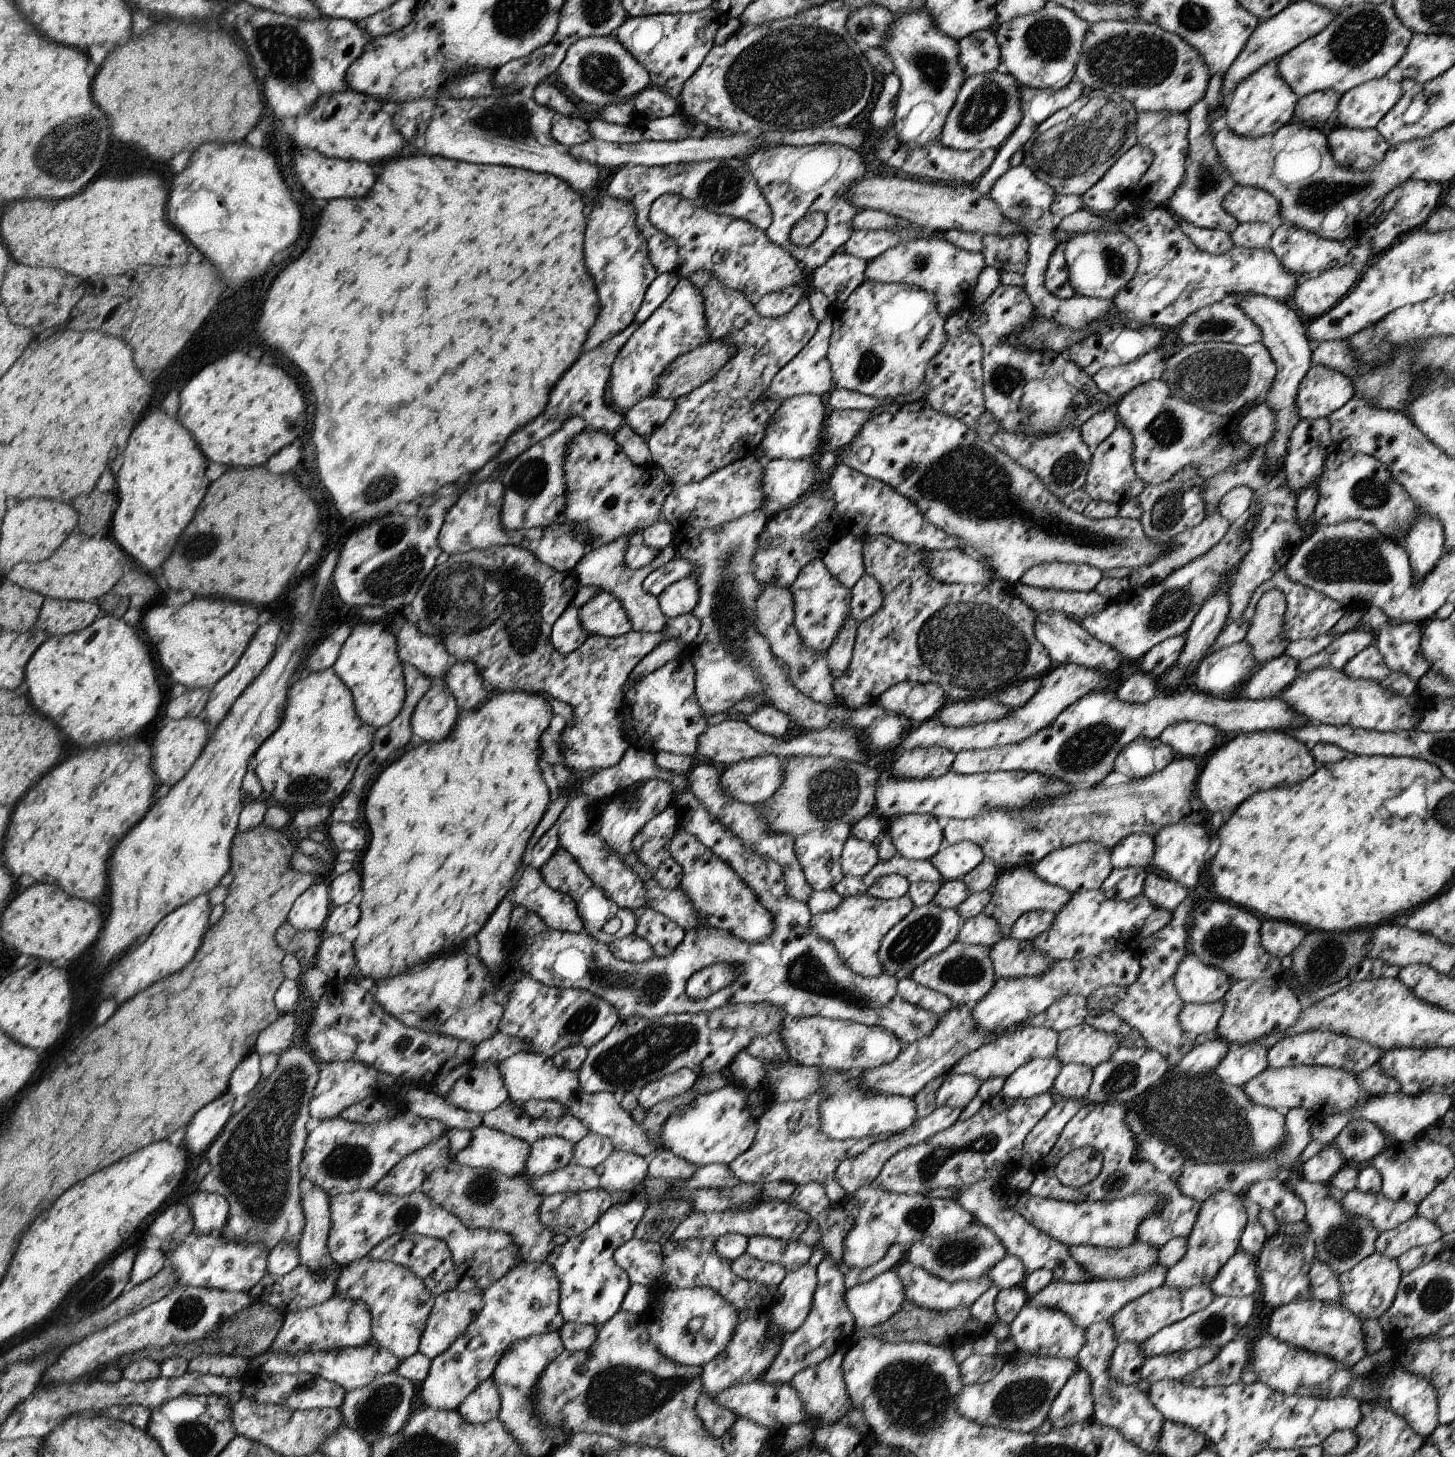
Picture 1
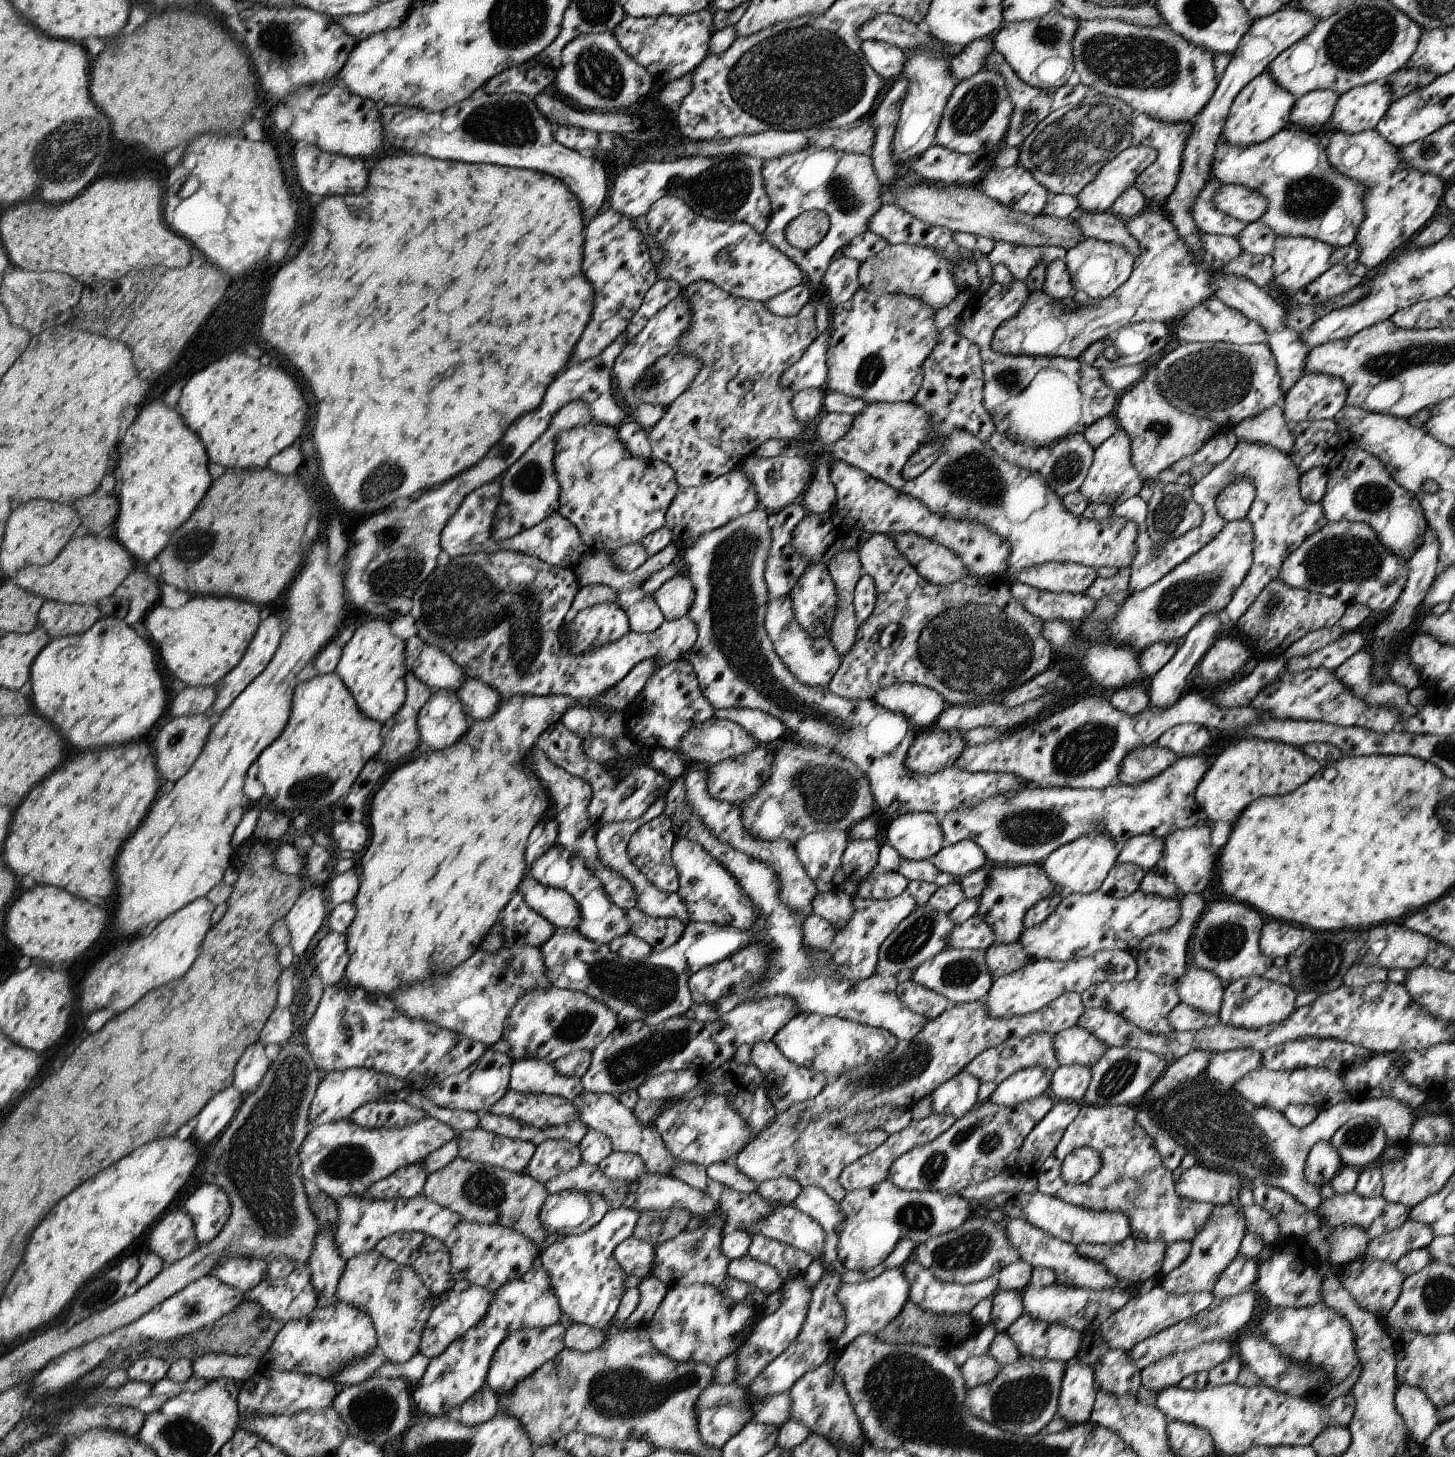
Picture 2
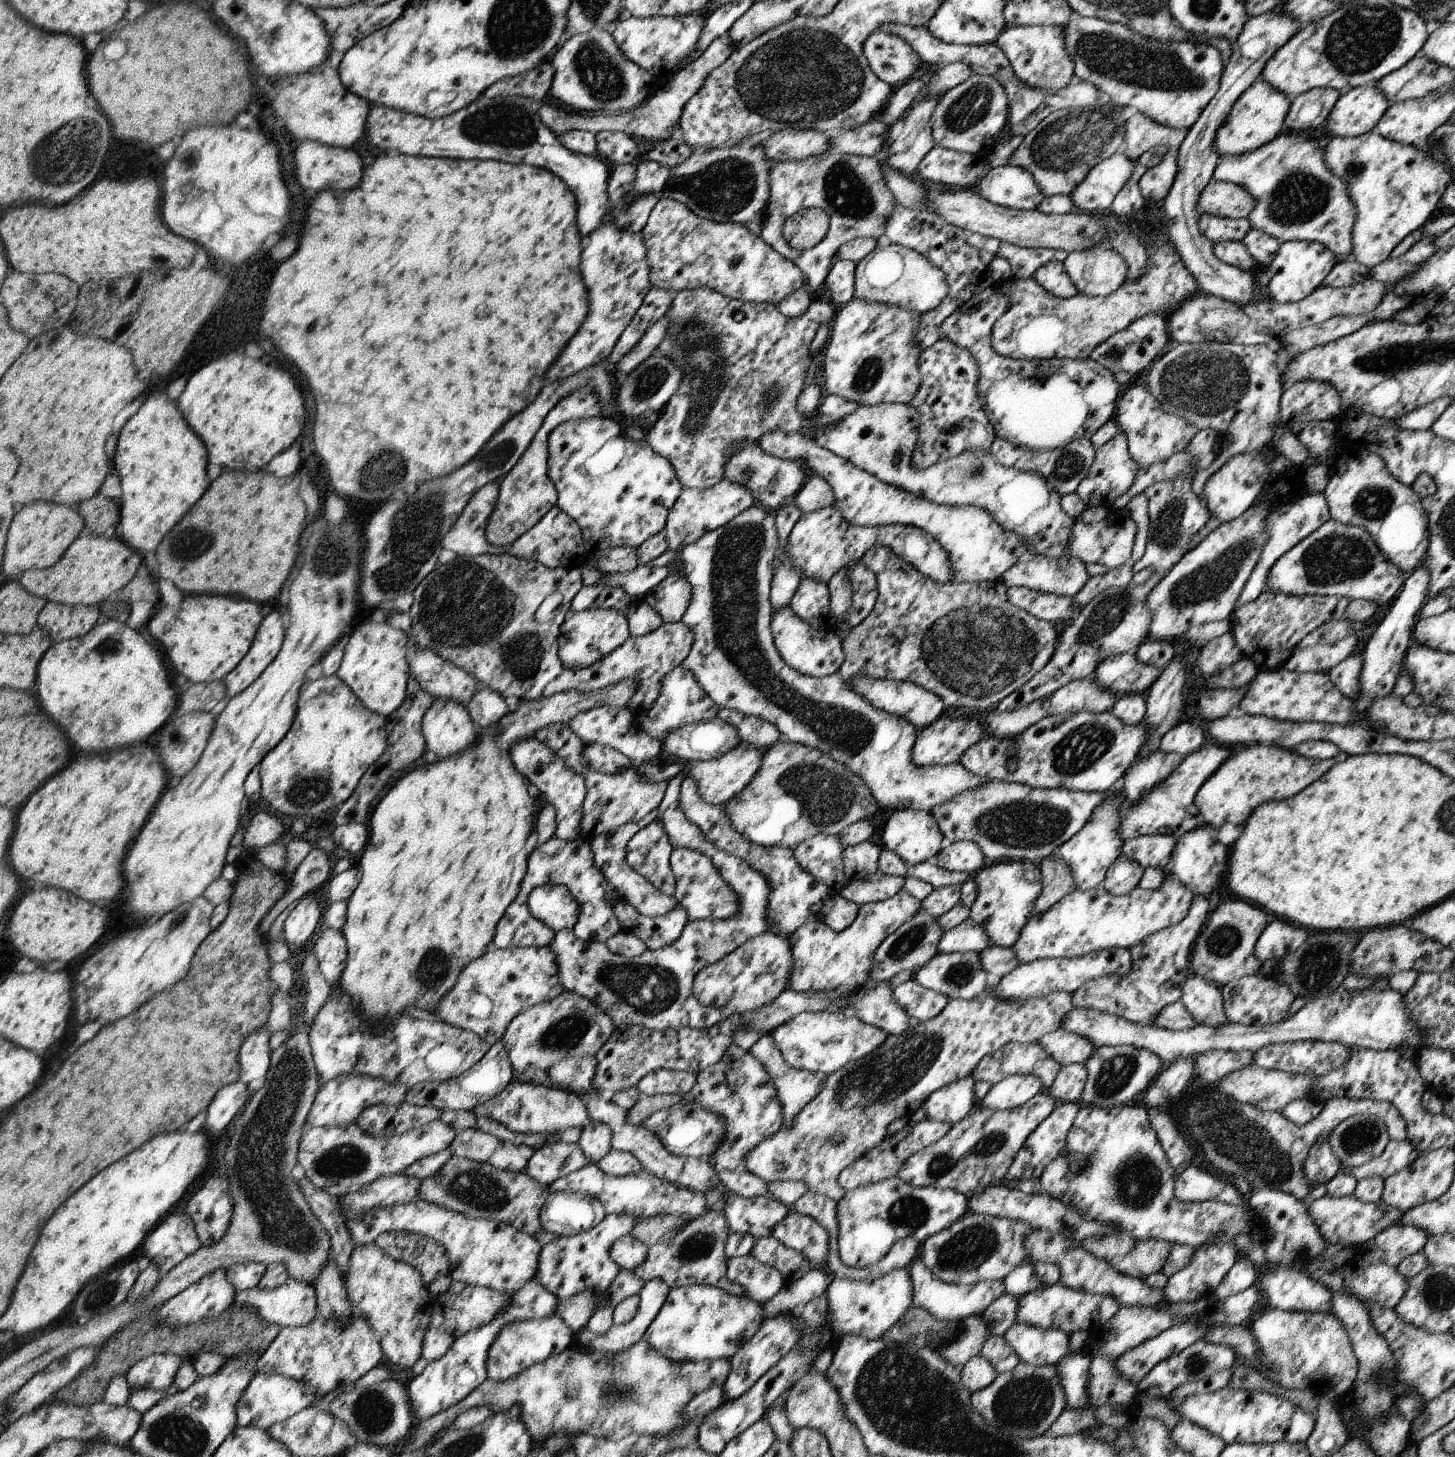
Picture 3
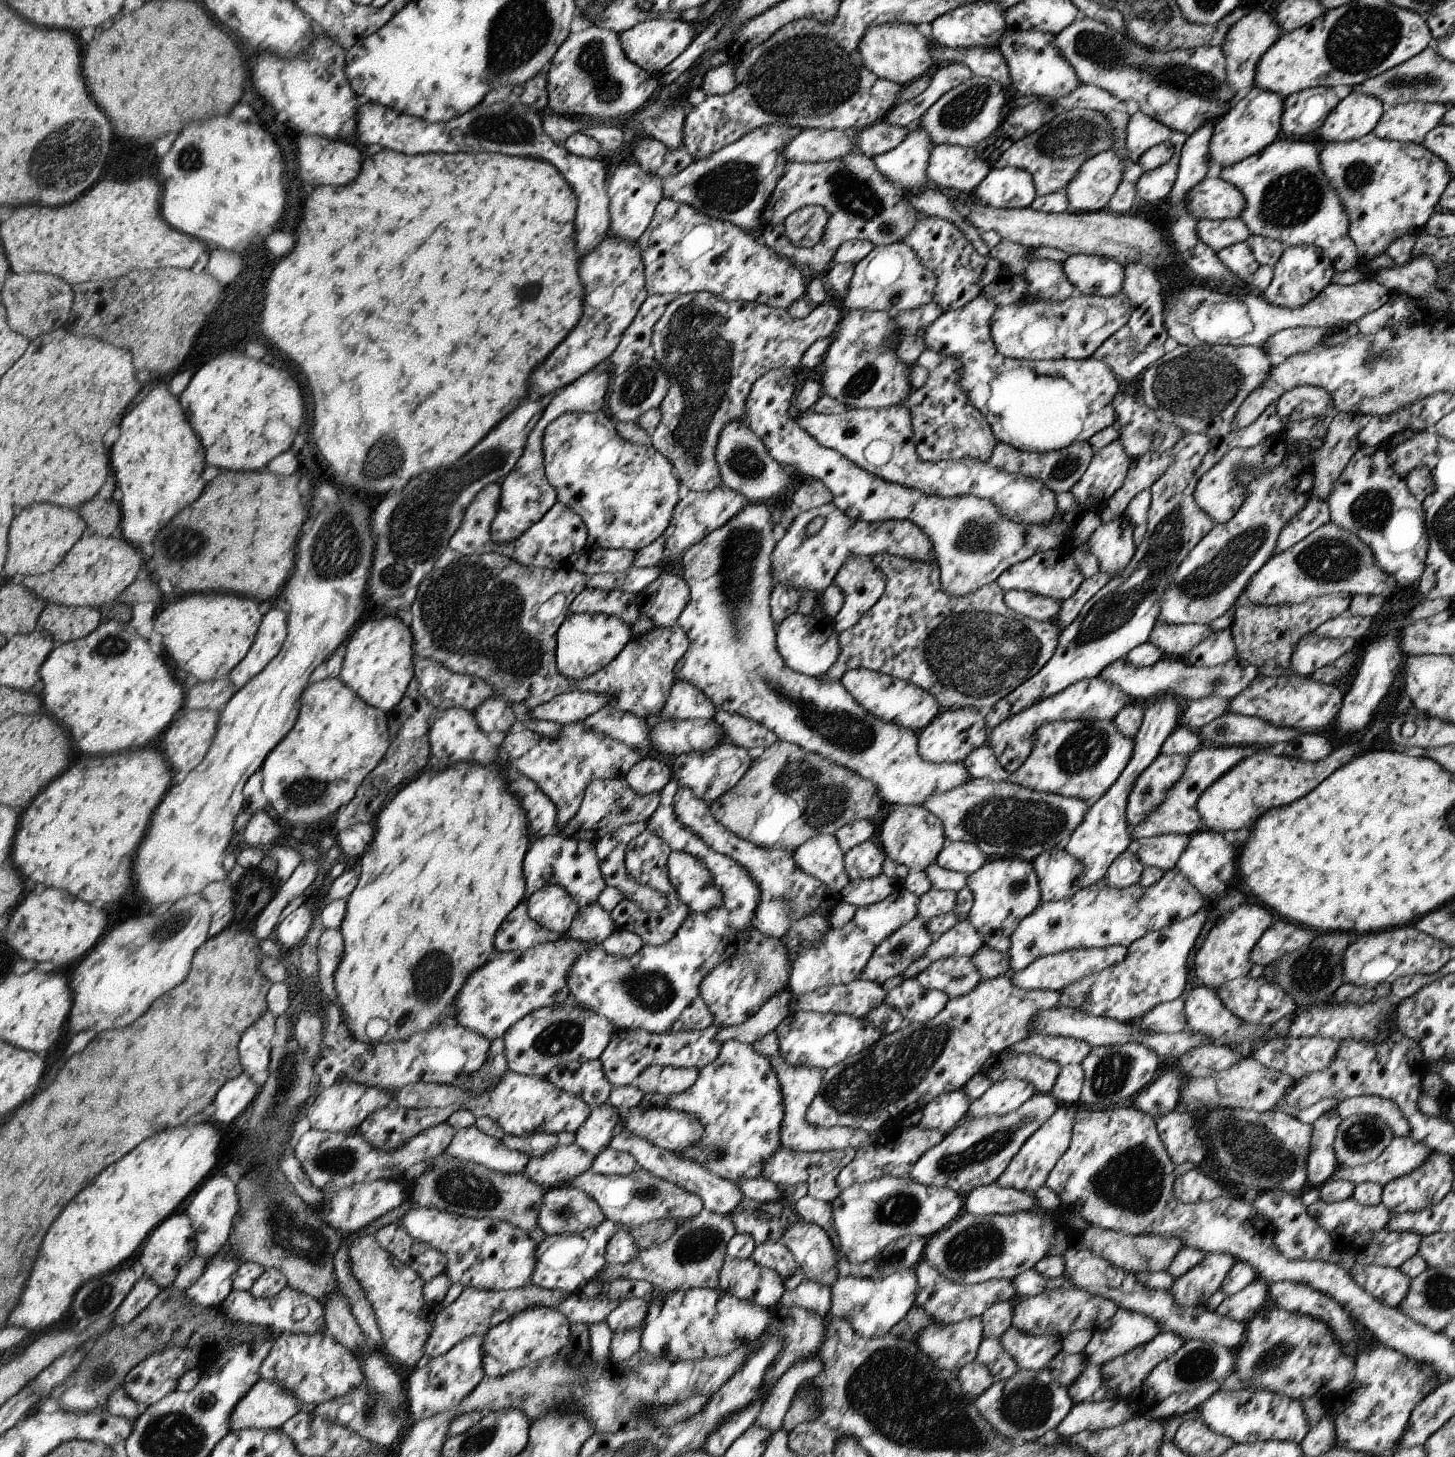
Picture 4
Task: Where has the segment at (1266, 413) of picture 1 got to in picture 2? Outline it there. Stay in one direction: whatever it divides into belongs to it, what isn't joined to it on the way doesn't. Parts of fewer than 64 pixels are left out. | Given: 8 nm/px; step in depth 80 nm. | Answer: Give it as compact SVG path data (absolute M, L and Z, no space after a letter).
M1281 404L1271 406L1255 417L1242 420L1233 431L1237 442L1265 442L1288 455L1295 448L1295 438L1286 427Z

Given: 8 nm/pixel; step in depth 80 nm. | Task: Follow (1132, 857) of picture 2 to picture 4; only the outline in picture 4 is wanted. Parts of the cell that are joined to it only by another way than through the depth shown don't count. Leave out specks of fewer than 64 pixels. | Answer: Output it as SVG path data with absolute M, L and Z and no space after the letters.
M1176 833L1144 837L1134 839L1127 850L1135 854L1145 867L1158 867L1167 871L1176 868L1190 839L1187 834Z

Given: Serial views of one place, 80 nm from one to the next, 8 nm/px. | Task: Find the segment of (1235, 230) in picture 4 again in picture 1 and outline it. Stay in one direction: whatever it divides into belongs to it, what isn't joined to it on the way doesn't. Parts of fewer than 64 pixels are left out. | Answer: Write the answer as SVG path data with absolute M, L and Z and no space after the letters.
M1206 98L1202 99L1194 104L1186 115L1189 120L1189 151L1185 166L1186 176L1178 190L1164 204L1164 207L1170 210L1178 220L1195 224L1203 229L1232 234L1238 228L1239 222L1223 209L1222 201L1236 184L1230 173L1223 168L1217 150L1213 145L1214 133L1208 120L1209 102Z

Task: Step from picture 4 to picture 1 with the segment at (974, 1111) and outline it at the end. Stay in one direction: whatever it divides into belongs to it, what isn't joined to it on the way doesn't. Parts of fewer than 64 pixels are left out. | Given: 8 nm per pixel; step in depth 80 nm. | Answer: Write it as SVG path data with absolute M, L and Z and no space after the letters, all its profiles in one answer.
M1057 1057L1031 1060L1005 1078L999 1095L1004 1100L1013 1101L1051 1092L1061 1066Z

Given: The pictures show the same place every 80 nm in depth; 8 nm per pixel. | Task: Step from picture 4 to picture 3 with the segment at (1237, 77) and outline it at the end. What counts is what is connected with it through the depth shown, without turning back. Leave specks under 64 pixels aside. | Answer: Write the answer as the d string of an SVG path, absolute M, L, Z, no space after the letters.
M1268 11L1255 17L1249 17L1235 41L1231 42L1231 53L1221 74L1221 85L1218 92L1202 111L1192 128L1189 128L1186 138L1180 145L1177 156L1177 173L1173 185L1164 199L1167 236L1181 256L1185 267L1197 282L1197 288L1200 292L1229 300L1230 303L1239 304L1241 307L1258 302L1252 298L1256 280L1252 273L1226 264L1214 254L1213 244L1203 236L1199 229L1199 218L1202 214L1197 209L1198 197L1213 178L1213 172L1220 158L1215 152L1214 139L1222 123L1226 122L1233 104L1247 88L1256 82L1256 79L1260 78L1266 61L1301 28L1298 23L1282 12L1274 14L1273 11Z

